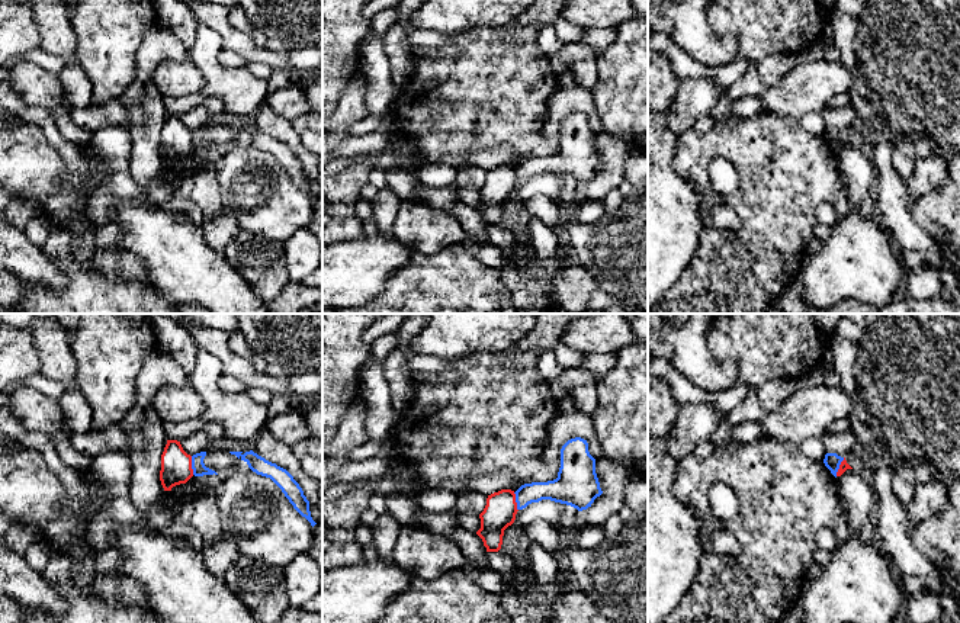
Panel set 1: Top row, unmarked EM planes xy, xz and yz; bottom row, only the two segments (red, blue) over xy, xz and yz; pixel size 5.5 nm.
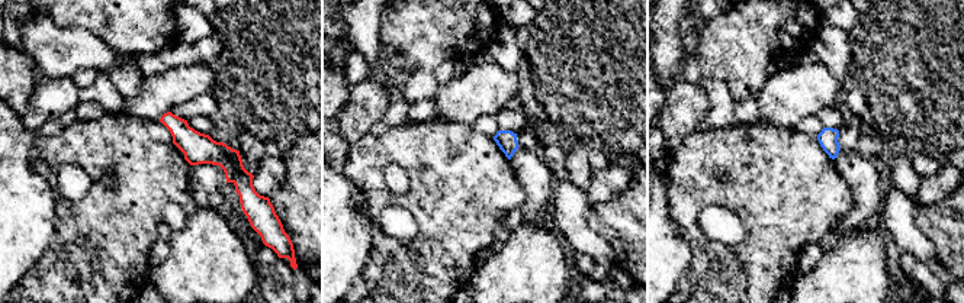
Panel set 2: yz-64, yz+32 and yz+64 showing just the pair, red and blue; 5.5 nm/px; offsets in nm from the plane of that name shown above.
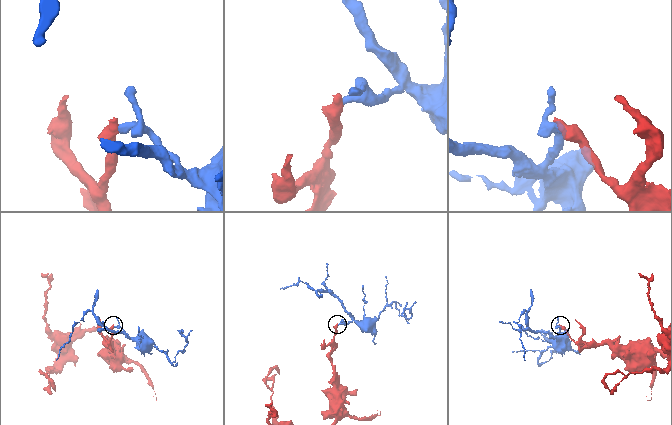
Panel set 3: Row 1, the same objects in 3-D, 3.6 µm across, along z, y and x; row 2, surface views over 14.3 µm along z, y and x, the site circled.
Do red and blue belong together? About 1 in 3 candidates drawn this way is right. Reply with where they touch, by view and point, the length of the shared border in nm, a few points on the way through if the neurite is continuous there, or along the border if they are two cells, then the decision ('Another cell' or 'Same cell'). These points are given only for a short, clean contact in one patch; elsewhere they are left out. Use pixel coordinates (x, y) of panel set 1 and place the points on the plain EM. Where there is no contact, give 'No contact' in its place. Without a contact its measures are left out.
Touches red at xy (190, 140). Shared border 110 nm. Boundary: xy (190, 131), (193, 148). Another cell

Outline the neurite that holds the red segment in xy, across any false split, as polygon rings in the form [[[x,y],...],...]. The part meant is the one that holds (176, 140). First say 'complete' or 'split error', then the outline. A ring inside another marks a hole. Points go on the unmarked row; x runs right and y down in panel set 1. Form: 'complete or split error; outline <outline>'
complete; outline [[[167,115],[161,129],[160,145],[160,155],[164,166],[171,166],[173,161],[186,158],[192,151],[192,131],[183,125],[180,116]]]

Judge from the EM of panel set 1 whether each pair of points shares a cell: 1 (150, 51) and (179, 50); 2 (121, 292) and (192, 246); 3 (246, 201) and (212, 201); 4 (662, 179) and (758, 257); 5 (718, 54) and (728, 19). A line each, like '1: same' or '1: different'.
1: same
2: different
3: different
4: different
5: different

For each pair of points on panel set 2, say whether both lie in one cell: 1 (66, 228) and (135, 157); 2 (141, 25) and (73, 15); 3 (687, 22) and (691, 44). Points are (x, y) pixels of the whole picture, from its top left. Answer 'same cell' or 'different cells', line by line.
1: same cell
2: same cell
3: same cell

